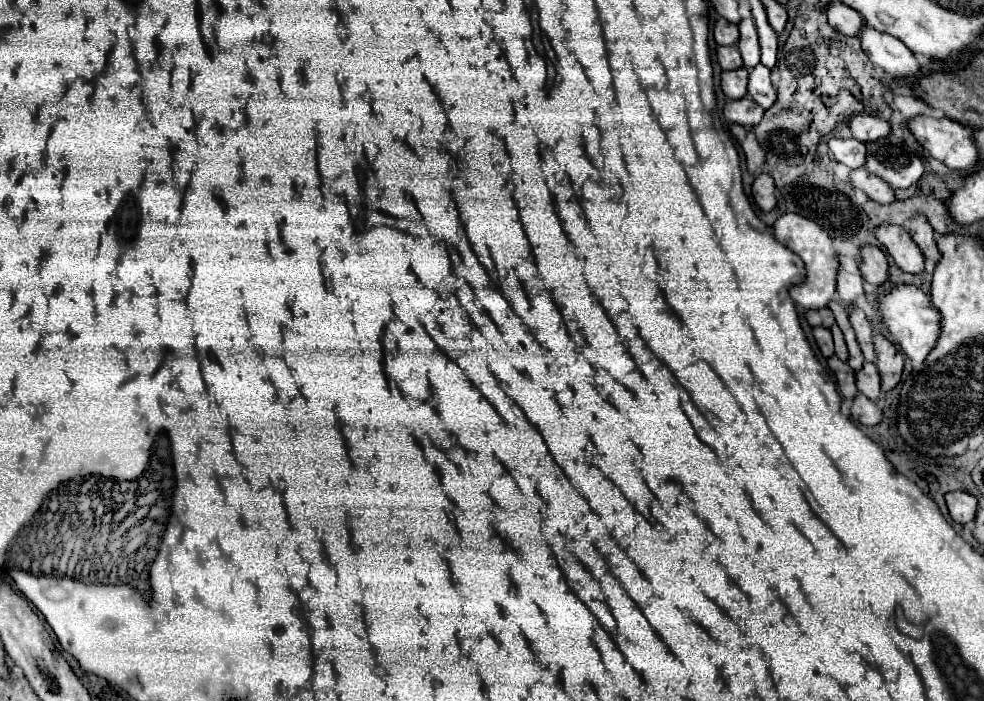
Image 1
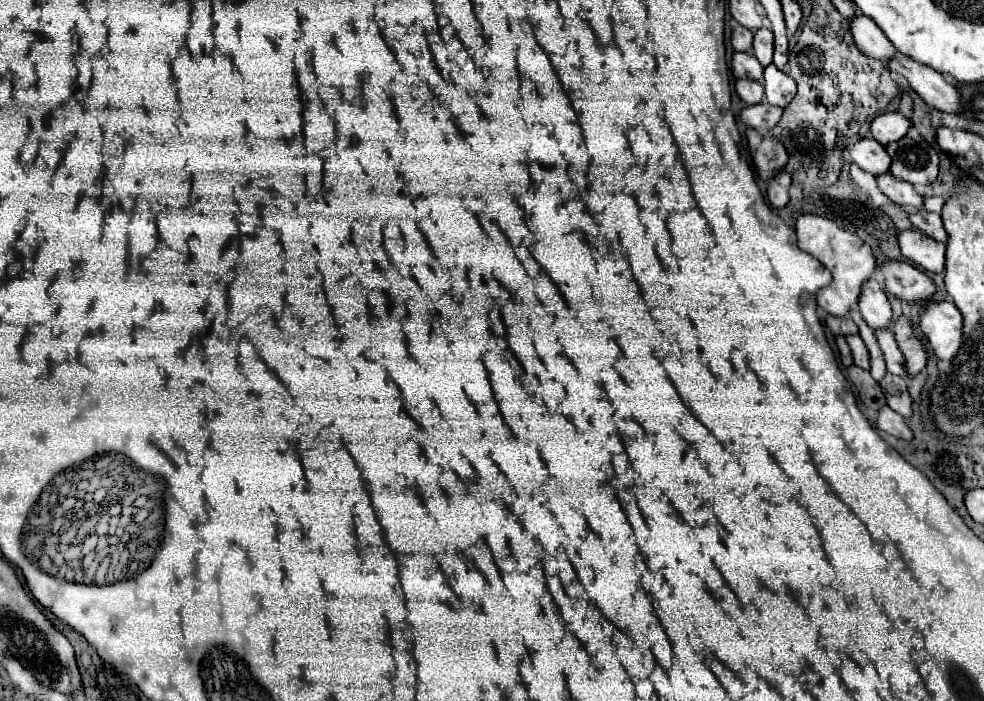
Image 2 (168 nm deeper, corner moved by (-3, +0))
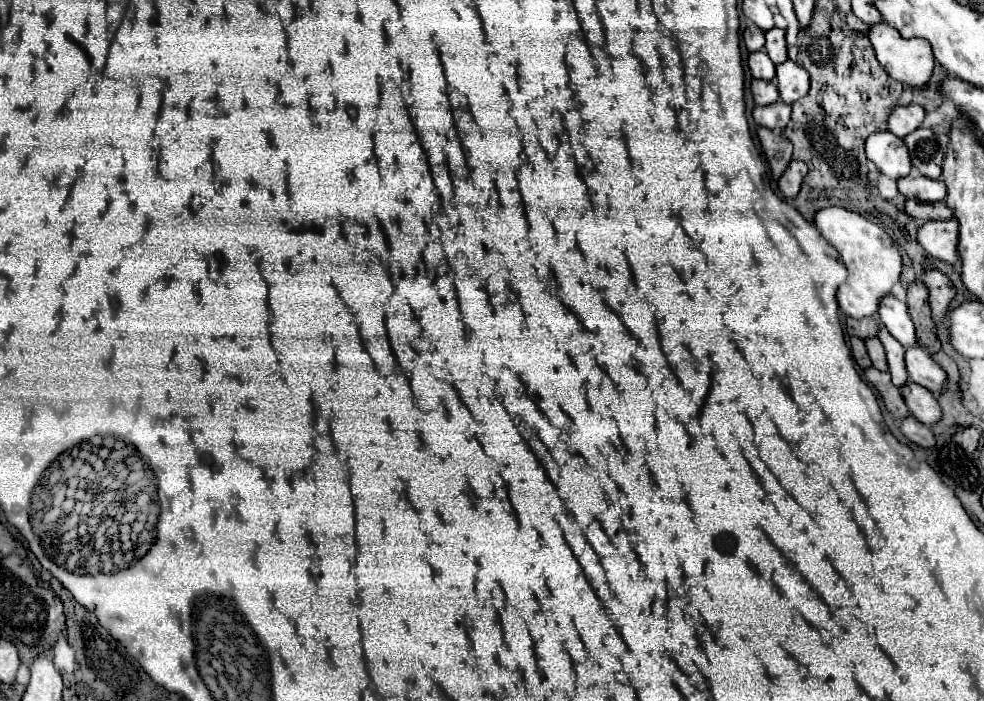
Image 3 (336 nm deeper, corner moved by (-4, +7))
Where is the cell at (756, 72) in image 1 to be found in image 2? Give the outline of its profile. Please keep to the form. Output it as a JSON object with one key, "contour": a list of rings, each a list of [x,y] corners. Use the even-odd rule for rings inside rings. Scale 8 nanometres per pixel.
{"contour":[[[769,64],[765,68],[765,74],[763,74],[763,86],[765,86],[765,98],[771,106],[781,106],[785,108],[793,96],[797,94],[797,82],[783,74],[777,66]]]}

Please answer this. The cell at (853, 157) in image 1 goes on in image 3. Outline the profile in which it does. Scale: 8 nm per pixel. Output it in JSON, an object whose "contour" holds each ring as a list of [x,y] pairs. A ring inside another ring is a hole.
{"contour":[[[888,131],[872,133],[866,139],[866,157],[890,179],[906,177],[912,169],[904,141]]]}

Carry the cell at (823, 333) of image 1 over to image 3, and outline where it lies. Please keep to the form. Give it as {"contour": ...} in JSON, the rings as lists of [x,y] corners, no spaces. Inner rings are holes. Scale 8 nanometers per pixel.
{"contour":[[[850,337],[850,351],[852,351],[854,361],[856,361],[862,369],[870,367],[870,359],[868,359],[868,353],[866,353],[866,347],[864,347],[864,341],[862,341],[862,339]]]}

